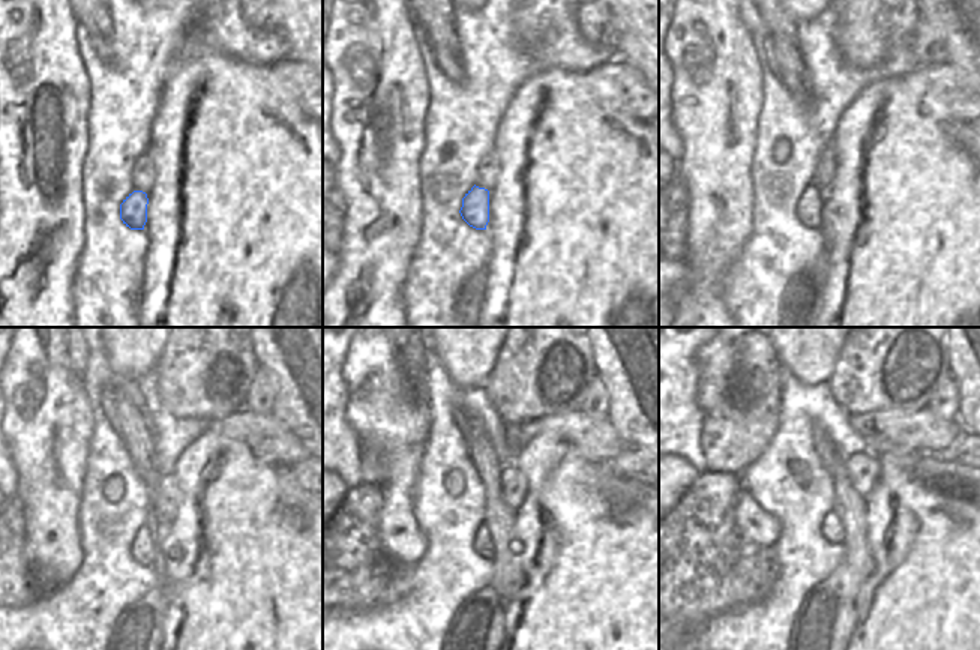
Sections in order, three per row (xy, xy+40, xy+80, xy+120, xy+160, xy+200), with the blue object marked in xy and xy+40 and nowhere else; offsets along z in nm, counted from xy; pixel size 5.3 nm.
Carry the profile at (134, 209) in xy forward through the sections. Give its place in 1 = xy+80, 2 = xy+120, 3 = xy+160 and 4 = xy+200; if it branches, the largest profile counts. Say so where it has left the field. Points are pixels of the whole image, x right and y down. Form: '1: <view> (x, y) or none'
1: xy+80 (809, 209)
2: xy+120 (143, 545)
3: xy+160 (482, 539)
4: xy+200 (833, 532)

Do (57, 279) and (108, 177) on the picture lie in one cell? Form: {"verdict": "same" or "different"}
{"verdict": "different"}

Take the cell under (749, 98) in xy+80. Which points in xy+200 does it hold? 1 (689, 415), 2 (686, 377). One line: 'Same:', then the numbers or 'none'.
Same: none

